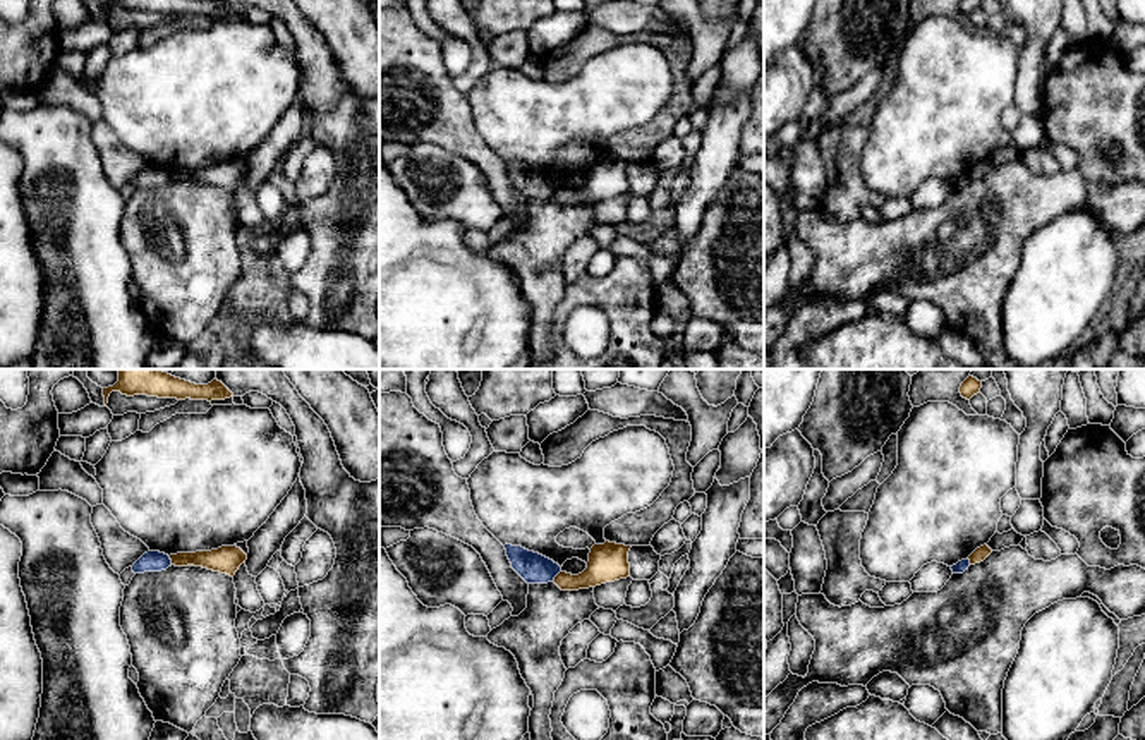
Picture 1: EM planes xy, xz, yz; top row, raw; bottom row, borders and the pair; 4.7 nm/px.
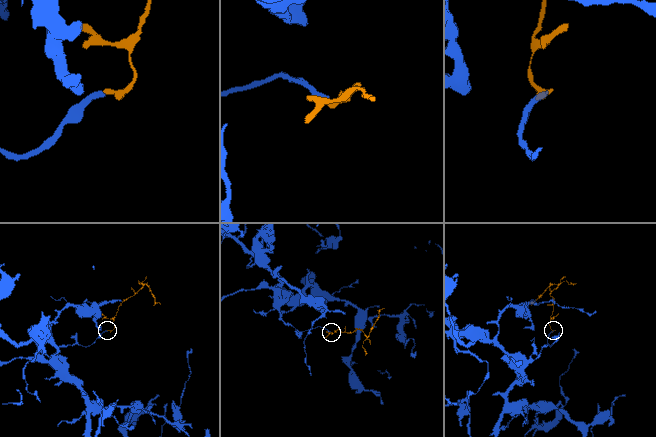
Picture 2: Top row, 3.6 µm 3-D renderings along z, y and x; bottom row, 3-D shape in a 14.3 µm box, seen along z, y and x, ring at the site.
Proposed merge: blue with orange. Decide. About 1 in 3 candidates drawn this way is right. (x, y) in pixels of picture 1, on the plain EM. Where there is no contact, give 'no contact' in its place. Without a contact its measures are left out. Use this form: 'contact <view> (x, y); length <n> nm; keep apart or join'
contact xz (557, 189); length 60 nm; keep apart

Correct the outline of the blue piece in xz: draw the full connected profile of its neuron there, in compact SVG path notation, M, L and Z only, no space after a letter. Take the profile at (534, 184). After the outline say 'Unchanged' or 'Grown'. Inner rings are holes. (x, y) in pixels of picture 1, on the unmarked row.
M505 160L506 172L512 179L512 184L527 197L527 199L548 199L561 187L561 182L553 175L529 167L522 161Z. Unchanged

